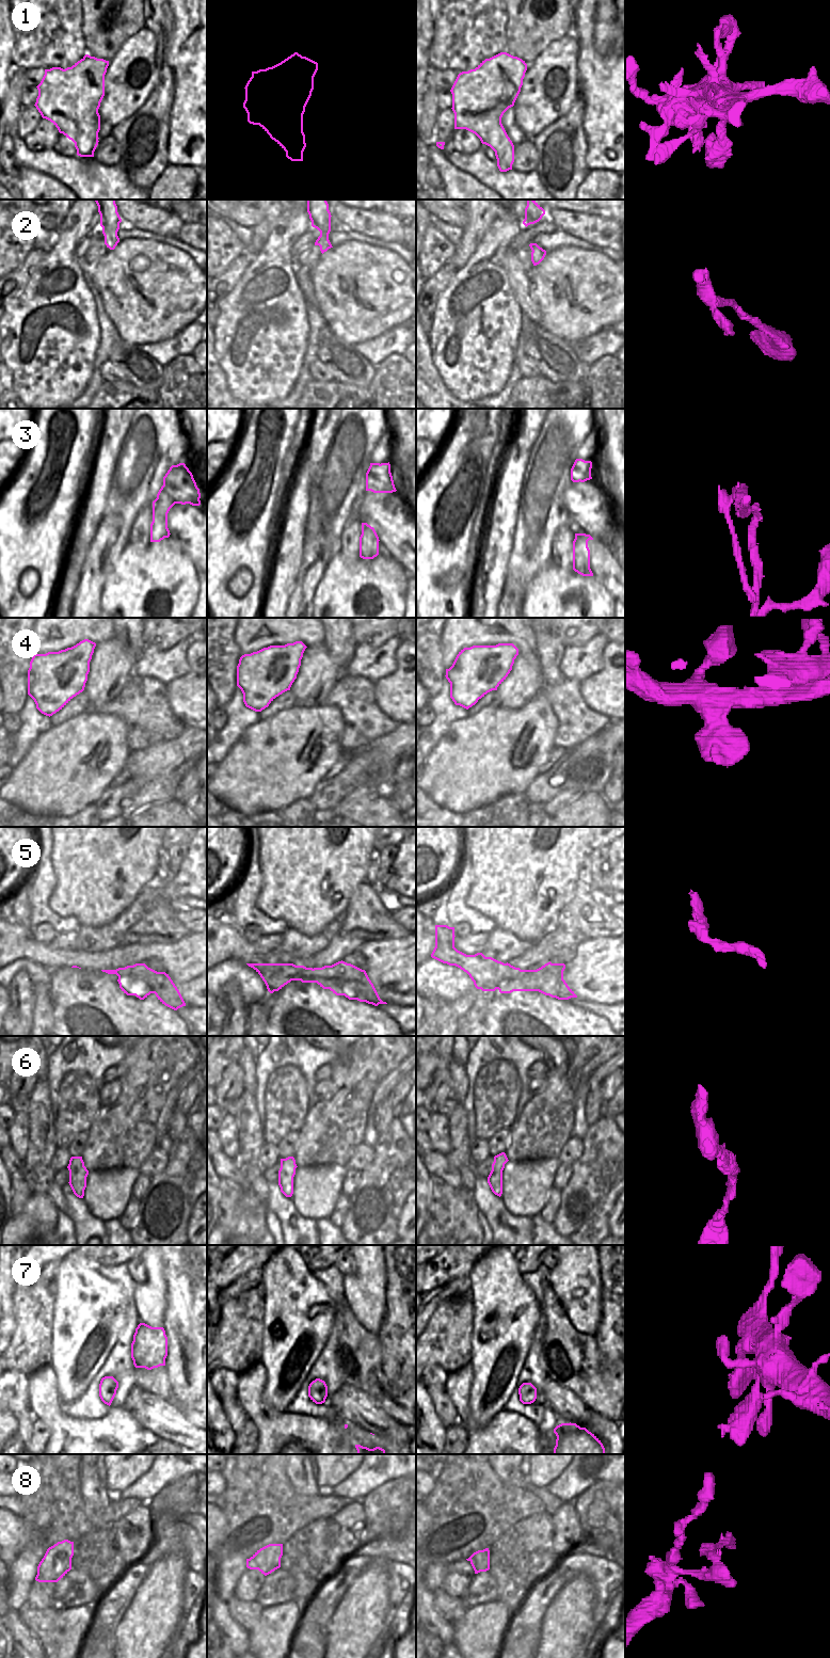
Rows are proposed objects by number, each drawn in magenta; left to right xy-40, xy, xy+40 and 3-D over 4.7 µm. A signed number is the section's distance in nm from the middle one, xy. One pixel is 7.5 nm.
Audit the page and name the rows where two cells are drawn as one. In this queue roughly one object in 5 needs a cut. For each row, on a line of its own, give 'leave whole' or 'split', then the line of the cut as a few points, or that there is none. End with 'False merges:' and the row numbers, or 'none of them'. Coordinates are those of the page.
1: leave whole; cut none
2: leave whole; cut none
3: split; cut xy+40 (589, 467), (586, 469), (585, 476), (579, 480)
4: leave whole; cut none
5: leave whole; cut none
6: leave whole; cut none
7: leave whole; cut none
8: split; cut xy+40 (483, 1549), (488, 1550)
False merges: 3, 8

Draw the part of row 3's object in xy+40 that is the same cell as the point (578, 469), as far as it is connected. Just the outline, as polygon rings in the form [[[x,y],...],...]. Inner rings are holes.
[[[576,459],[572,468],[571,468],[571,480],[573,482],[579,482],[582,478],[586,477],[586,469],[592,468],[591,461],[585,461],[582,459]]]

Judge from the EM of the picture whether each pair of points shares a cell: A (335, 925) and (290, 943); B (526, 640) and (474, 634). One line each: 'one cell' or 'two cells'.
A: one cell
B: one cell

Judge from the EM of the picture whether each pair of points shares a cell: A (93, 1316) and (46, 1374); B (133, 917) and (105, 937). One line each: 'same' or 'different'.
A: different
B: same

